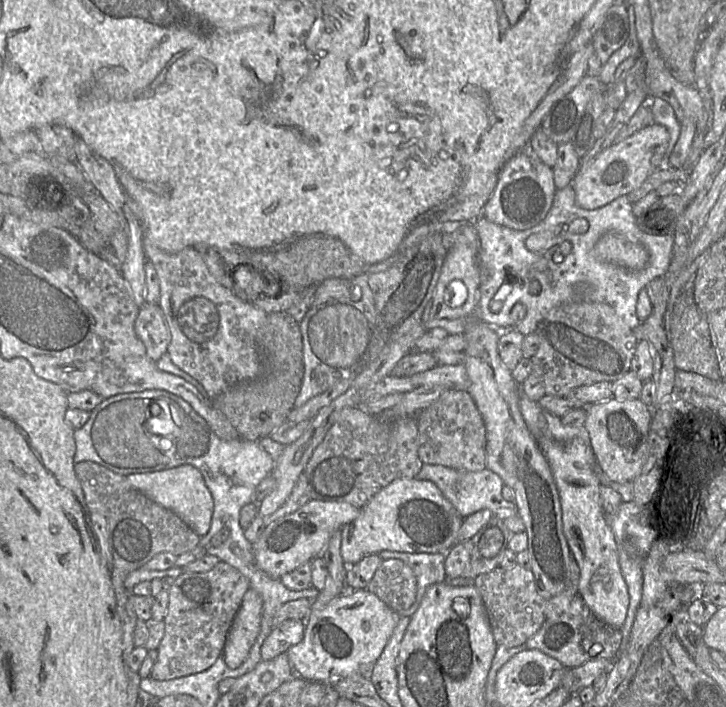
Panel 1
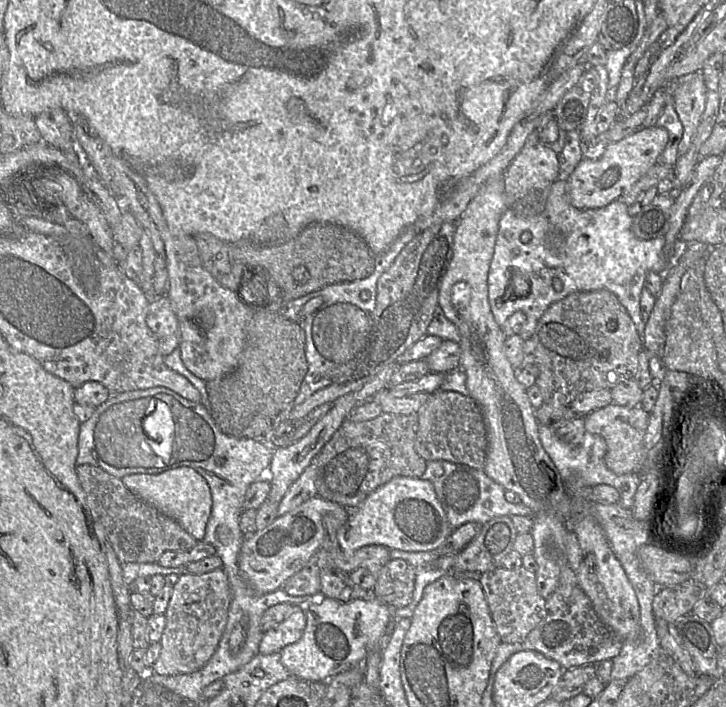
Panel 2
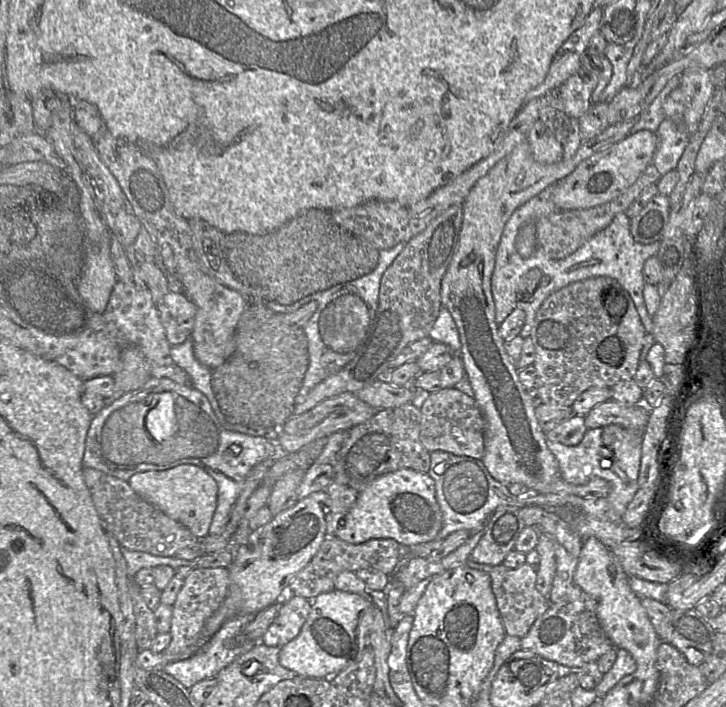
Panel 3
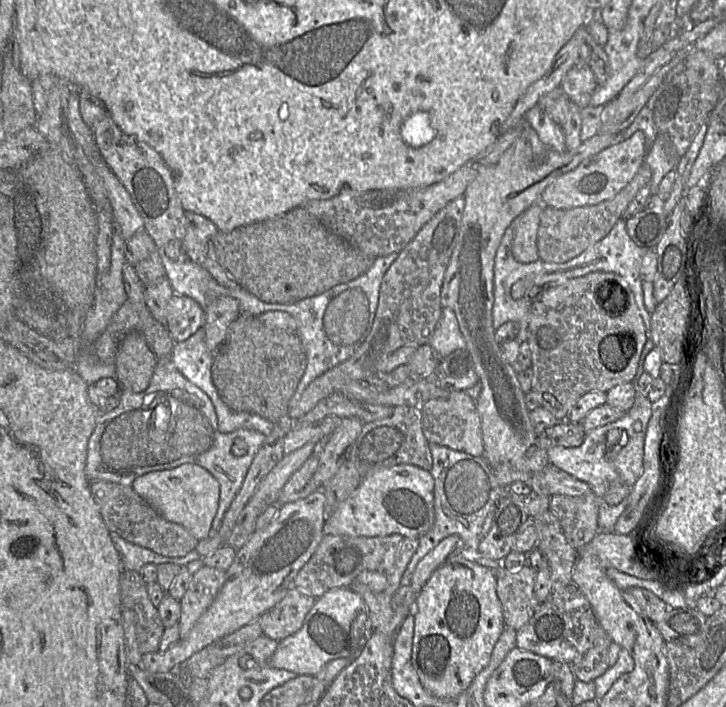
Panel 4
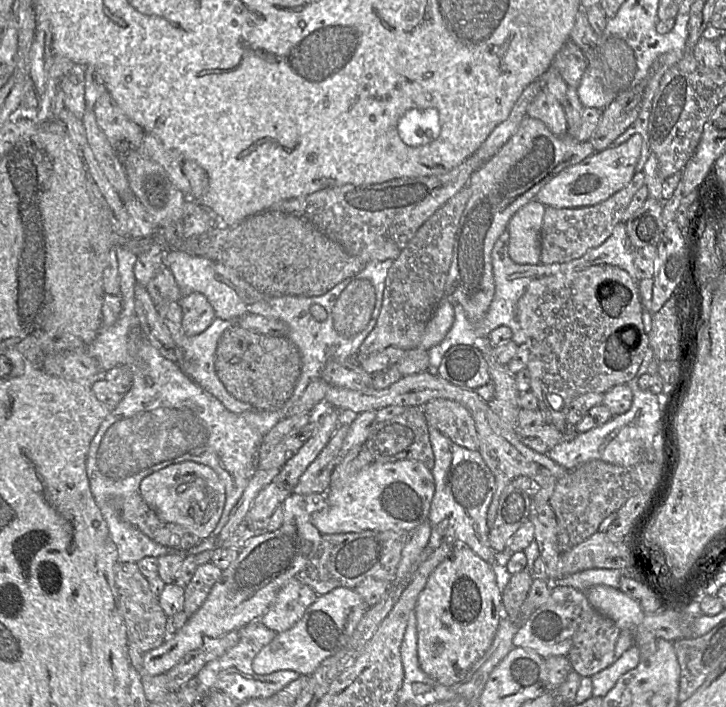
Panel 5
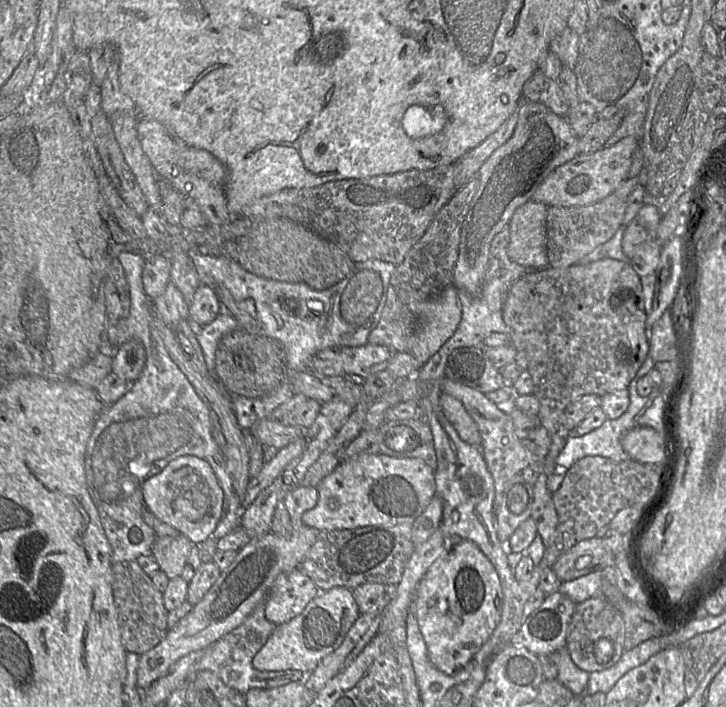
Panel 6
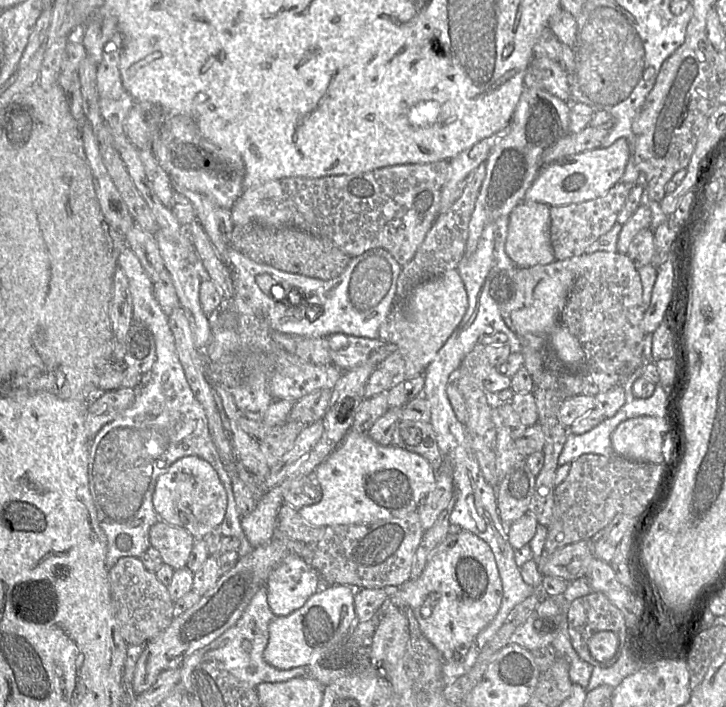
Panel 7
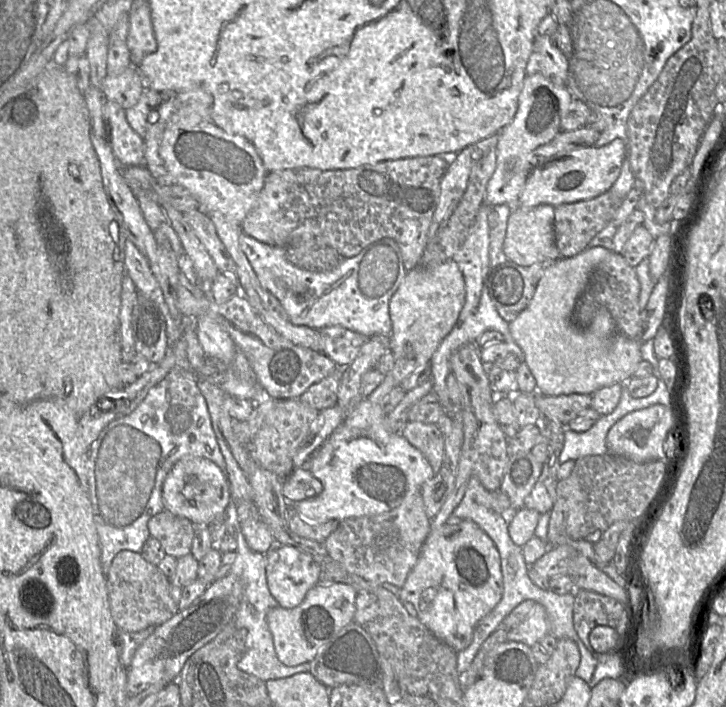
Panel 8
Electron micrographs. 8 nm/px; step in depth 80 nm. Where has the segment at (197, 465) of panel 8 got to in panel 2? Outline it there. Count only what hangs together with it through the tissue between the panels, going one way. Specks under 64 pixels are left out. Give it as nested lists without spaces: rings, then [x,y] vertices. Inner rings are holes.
[[[182,466],[156,475],[131,474],[121,481],[134,495],[179,523],[197,541],[203,540],[211,515],[212,496],[208,483],[195,469]]]

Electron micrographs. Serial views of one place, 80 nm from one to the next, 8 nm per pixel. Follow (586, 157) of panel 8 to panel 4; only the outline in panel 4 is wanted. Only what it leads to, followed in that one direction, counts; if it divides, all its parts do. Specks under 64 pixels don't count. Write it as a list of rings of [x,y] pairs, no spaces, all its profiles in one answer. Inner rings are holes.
[[[636,131],[630,138],[584,159],[575,169],[557,177],[542,192],[539,202],[545,207],[571,209],[610,200],[632,180],[645,158],[645,134]]]

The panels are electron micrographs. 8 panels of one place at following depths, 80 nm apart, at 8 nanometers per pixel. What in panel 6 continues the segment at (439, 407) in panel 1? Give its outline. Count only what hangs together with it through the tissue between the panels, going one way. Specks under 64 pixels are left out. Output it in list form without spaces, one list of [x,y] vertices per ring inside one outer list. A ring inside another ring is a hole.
[[[442,393],[440,405],[445,417],[456,429],[460,438],[468,444],[480,448],[481,436],[478,426],[461,401],[447,393]]]

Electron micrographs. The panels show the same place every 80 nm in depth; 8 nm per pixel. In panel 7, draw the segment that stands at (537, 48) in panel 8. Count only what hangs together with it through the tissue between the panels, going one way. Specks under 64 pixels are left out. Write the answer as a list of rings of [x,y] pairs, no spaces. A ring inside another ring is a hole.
[[[534,54],[524,77],[525,88],[541,88],[564,101],[571,101],[569,74],[559,61]]]

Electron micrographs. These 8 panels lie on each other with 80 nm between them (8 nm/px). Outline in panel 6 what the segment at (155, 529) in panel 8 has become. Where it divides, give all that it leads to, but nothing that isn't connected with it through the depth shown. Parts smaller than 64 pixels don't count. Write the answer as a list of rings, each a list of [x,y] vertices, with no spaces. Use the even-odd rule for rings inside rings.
[[[184,534],[176,537],[157,537],[152,547],[152,554],[160,570],[172,579],[181,576],[193,546],[194,544]]]

